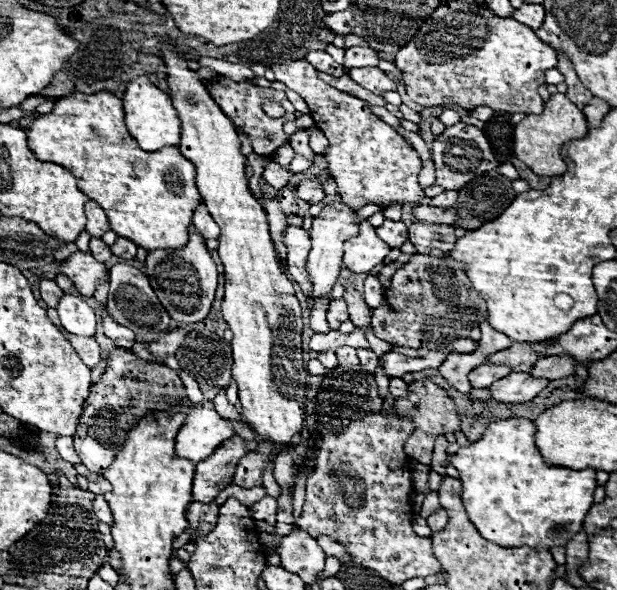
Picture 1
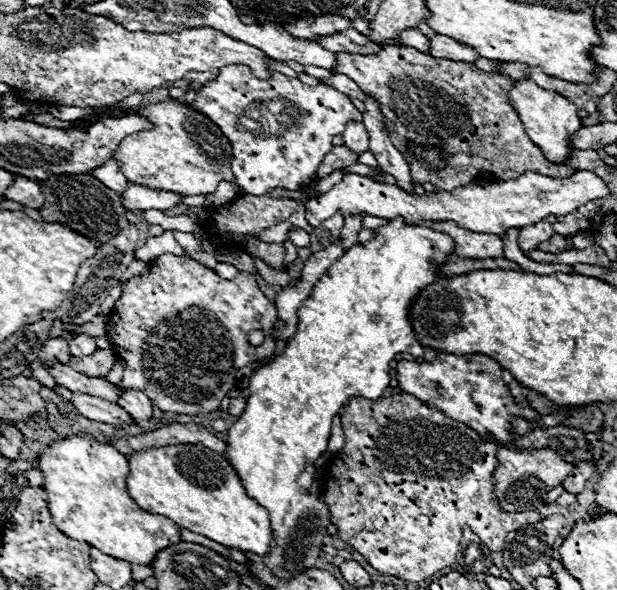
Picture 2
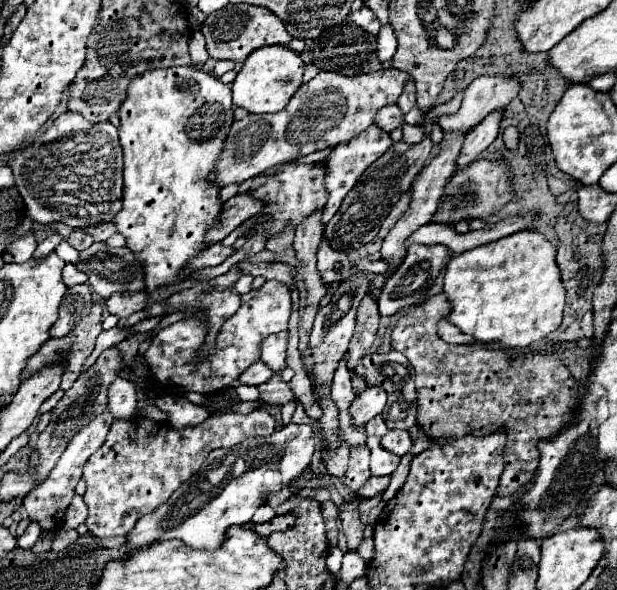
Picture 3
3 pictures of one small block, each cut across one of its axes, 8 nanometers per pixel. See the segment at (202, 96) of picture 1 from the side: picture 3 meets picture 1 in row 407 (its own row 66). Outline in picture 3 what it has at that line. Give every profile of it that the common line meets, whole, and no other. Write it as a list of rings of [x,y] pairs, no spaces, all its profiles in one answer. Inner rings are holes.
[[[286,46],[258,48],[244,60],[238,76],[232,82],[234,104],[242,106],[254,114],[280,112],[290,102],[290,98],[298,90],[298,86],[302,84],[302,72],[304,72],[304,62],[298,52],[292,52]]]

